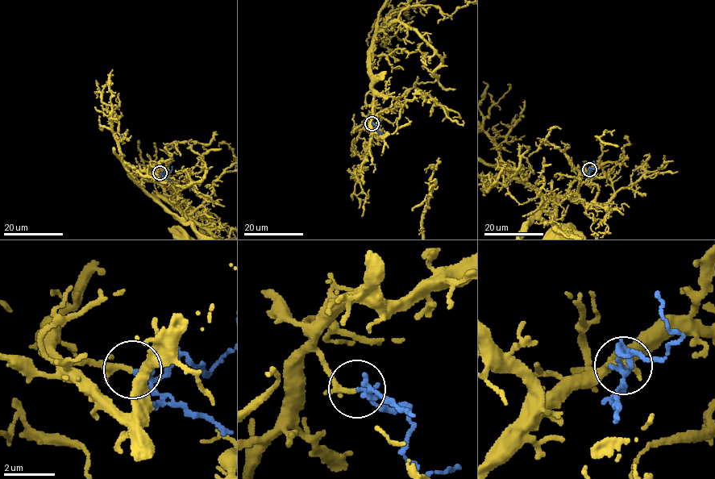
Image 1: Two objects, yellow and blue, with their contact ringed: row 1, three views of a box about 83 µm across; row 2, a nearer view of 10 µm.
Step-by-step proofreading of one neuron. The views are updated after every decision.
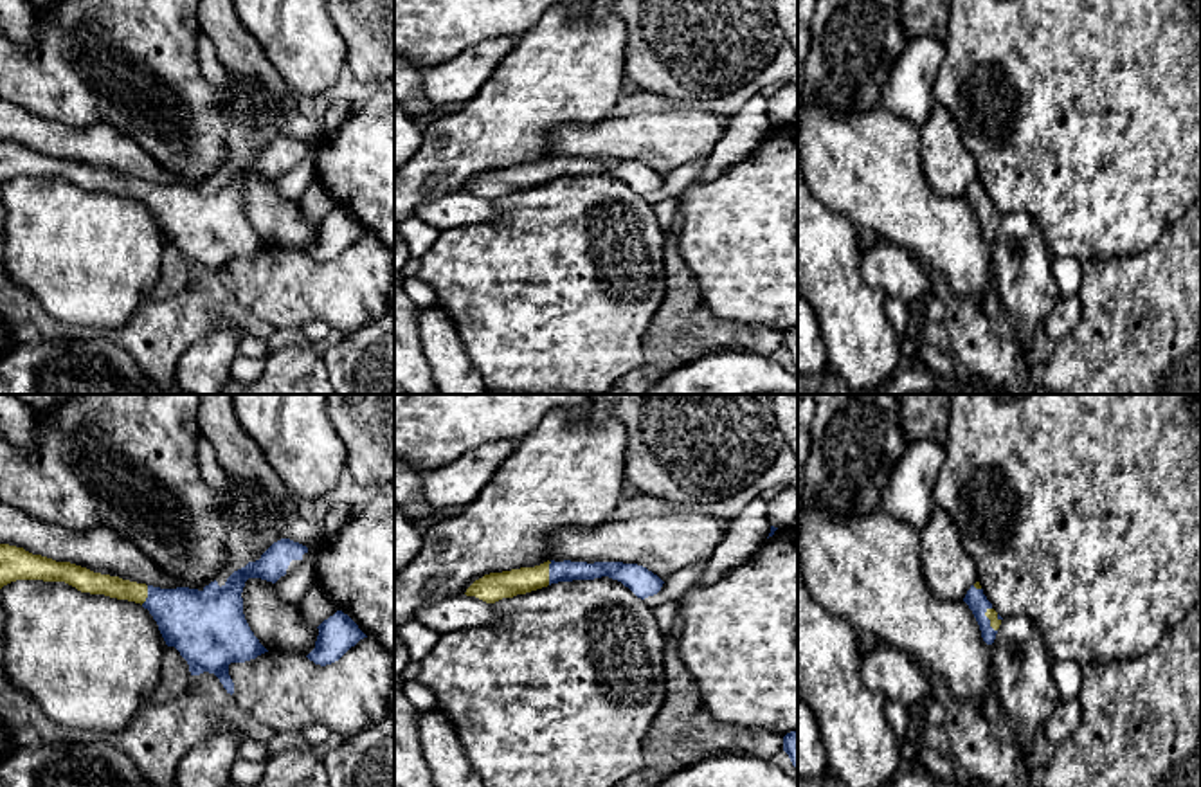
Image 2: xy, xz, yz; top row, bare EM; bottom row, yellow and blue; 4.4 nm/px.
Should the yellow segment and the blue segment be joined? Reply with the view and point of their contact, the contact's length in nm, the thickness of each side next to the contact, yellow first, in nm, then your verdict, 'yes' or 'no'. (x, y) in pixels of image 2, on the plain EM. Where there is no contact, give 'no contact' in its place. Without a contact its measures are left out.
contact yz (989, 215); length 120 nm; calibres 50 and 90 nm; yes

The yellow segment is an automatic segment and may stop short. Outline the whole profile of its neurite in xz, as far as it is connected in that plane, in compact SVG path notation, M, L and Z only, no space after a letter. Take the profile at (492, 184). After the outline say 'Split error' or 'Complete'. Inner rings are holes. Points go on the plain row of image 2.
M547 157L535 164L484 171L475 176L465 191L475 193L486 200L495 200L502 194L526 191L551 180L594 176L601 173L621 178L641 196L657 191L664 180L657 171L637 160Z. Split error

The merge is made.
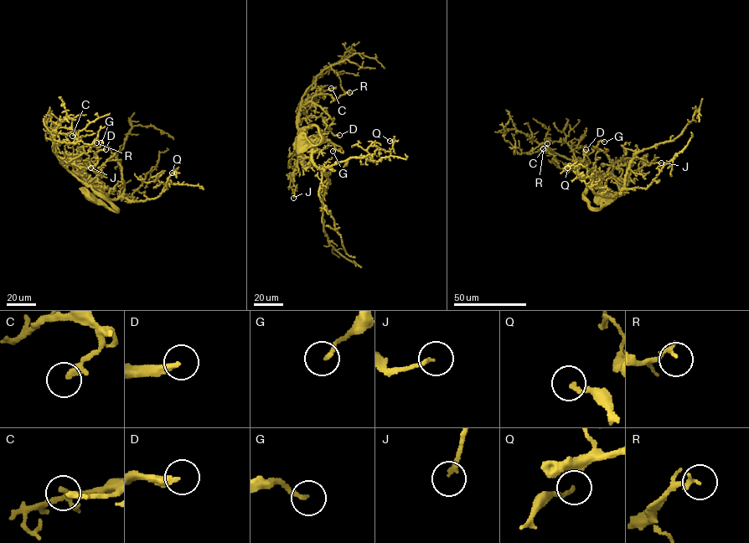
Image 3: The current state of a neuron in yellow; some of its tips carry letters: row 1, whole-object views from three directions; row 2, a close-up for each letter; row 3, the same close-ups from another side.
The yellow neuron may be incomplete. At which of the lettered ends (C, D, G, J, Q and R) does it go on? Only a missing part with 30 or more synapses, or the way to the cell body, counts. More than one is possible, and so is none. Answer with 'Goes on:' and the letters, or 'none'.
Goes on: D

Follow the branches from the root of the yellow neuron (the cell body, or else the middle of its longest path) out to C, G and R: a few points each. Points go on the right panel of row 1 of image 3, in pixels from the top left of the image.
C: (602, 198), (600, 208), (590, 208), (583, 197), (592, 173), (575, 160), (565, 142), (546, 139), (547, 143)
G: (602, 198), (600, 208), (590, 208), (583, 197), (612, 163), (594, 147), (604, 142)
R: (602, 198), (600, 208), (590, 208), (583, 197), (595, 177), (591, 172), (575, 162), (560, 168), (543, 148)

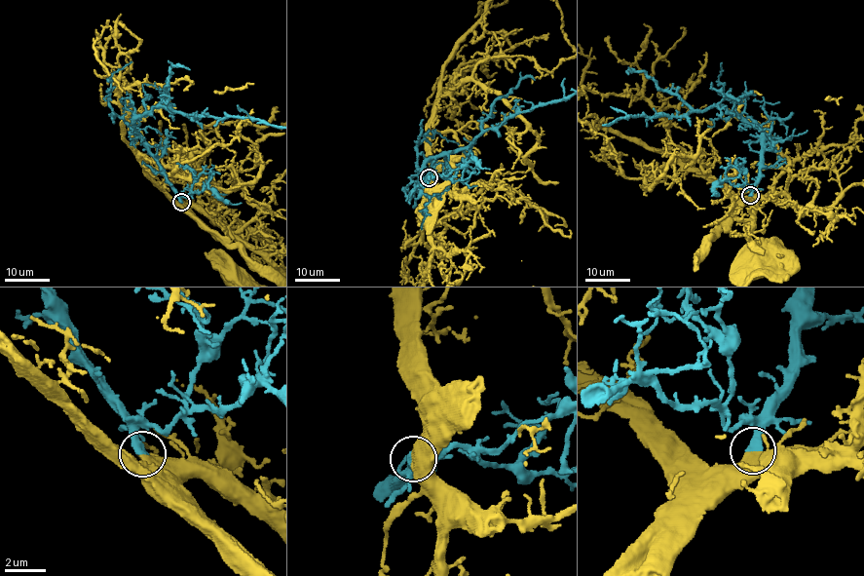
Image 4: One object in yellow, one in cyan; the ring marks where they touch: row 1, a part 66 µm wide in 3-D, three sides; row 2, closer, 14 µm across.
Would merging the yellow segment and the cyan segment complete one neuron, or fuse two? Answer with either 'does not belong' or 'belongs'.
belongs

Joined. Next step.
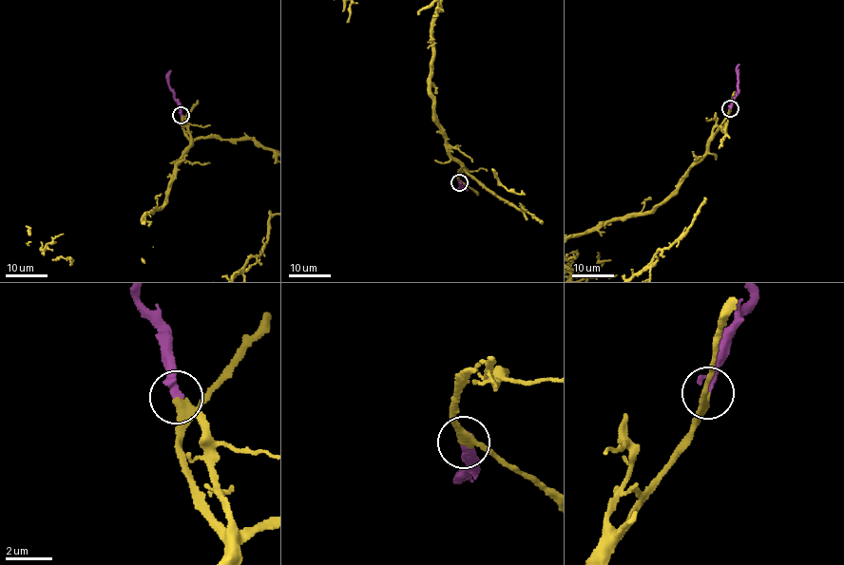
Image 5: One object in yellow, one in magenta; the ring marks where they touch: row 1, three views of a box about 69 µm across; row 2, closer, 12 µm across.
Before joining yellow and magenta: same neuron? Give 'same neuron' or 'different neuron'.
same neuron

